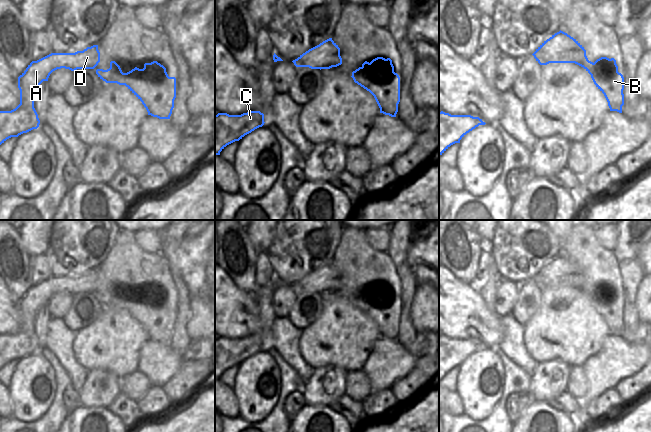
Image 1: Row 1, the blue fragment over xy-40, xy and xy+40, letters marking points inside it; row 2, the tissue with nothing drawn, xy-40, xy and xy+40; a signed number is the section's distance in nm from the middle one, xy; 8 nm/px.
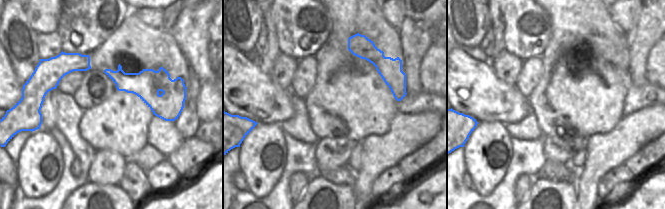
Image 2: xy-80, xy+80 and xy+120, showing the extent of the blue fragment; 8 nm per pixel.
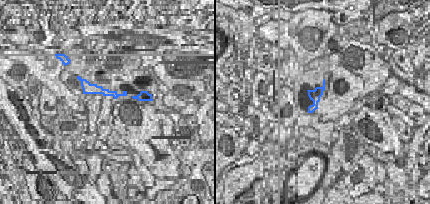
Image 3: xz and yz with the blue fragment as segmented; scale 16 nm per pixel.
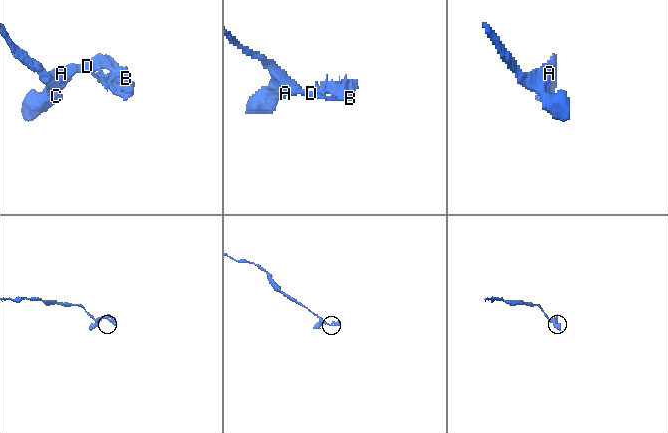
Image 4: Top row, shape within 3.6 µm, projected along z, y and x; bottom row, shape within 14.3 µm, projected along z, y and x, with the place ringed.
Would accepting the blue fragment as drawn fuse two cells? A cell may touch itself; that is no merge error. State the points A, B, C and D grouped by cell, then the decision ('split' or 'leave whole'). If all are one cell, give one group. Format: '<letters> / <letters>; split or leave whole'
A C D / B; split

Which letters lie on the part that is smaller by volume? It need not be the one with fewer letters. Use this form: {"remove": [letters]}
{"remove": ["B"]}

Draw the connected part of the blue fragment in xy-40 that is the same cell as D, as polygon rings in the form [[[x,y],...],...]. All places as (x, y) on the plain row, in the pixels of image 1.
[[[98,269],[87,271],[75,277],[51,277],[37,285],[32,285],[18,301],[20,328],[11,335],[0,335],[0,369],[11,361],[18,361],[40,348],[34,332],[36,314],[50,298],[61,292],[94,293],[100,286]]]

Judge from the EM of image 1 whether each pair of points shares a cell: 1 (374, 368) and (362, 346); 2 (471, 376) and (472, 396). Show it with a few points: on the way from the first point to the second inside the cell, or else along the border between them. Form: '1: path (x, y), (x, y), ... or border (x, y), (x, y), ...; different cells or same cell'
1: border (380, 337), (374, 344), (361, 370); different cells
2: path (472, 381), (472, 391); same cell

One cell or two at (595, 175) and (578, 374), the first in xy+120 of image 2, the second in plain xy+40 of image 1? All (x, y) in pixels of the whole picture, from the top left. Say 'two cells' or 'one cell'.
two cells

